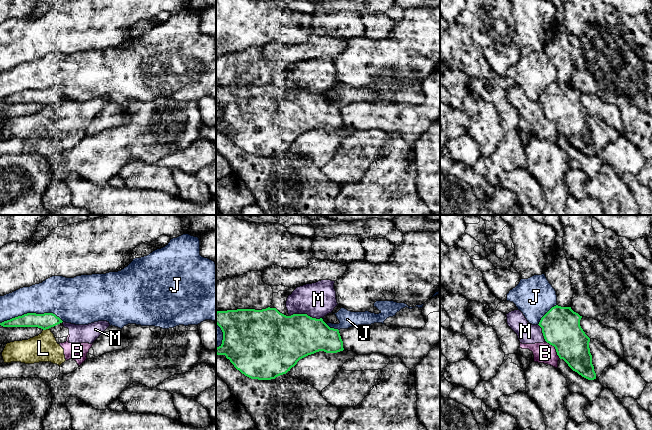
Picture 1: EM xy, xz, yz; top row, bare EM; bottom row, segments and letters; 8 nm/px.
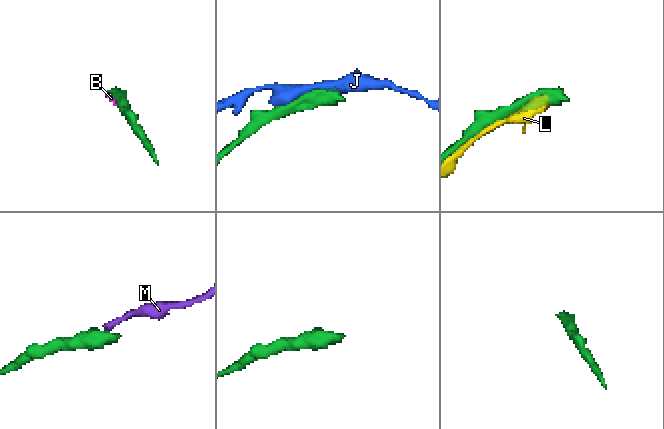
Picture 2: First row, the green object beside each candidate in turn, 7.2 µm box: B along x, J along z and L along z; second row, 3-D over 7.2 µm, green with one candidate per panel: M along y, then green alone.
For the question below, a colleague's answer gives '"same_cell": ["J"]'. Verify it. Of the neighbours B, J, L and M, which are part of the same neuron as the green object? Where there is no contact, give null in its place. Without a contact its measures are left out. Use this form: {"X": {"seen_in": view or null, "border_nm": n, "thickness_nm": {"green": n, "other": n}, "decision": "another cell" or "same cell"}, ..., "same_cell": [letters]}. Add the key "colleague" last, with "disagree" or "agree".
{"B": {"seen_in": "yz", "border_nm": 200, "thickness_nm": {"green": 300, "other": 160}, "decision": "another cell"}, "J": {"seen_in": "xy", "border_nm": 500, "thickness_nm": {"green": 130, "other": 300}, "decision": "another cell"}, "L": {"seen_in": "xy", "border_nm": 50, "thickness_nm": {"green": 130, "other": 220}, "decision": "another cell"}, "M": {"seen_in": "xz", "border_nm": 260, "thickness_nm": {"green": 380, "other": 280}, "decision": "another cell"}, "same_cell": [], "colleague": "disagree"}

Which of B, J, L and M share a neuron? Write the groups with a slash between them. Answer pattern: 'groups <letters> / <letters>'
groups B L M / J

